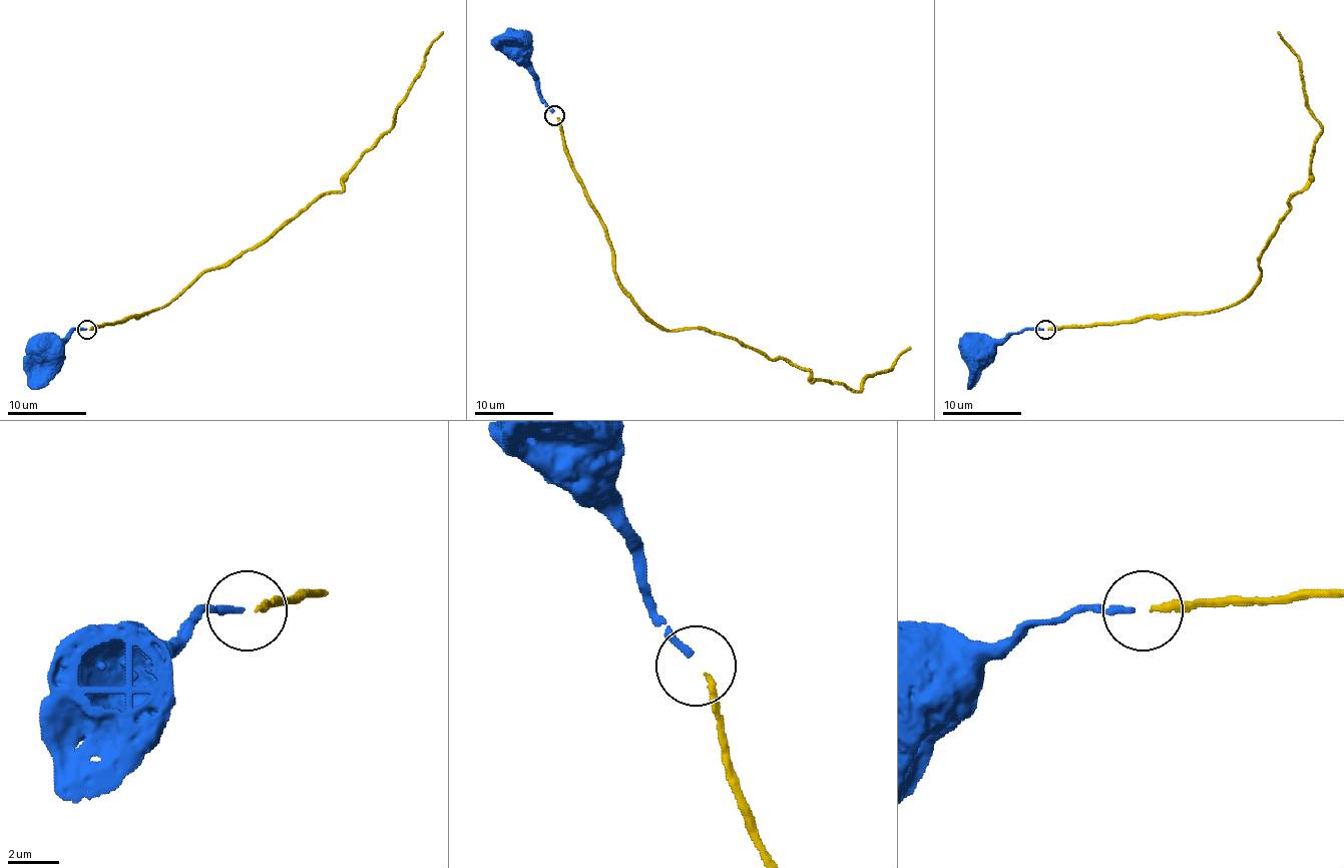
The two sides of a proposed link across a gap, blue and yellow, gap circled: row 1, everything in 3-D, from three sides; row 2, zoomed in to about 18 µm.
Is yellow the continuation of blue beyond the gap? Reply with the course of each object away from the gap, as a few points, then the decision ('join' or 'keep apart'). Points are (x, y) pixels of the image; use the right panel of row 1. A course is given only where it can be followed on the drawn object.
course blue (1042, 329), (1007, 333), (987, 349), (976, 353); course yellow (1048, 329), (1218, 312), (1257, 284), (1259, 257), (1310, 179), (1320, 132), (1299, 55), (1277, 32); join

